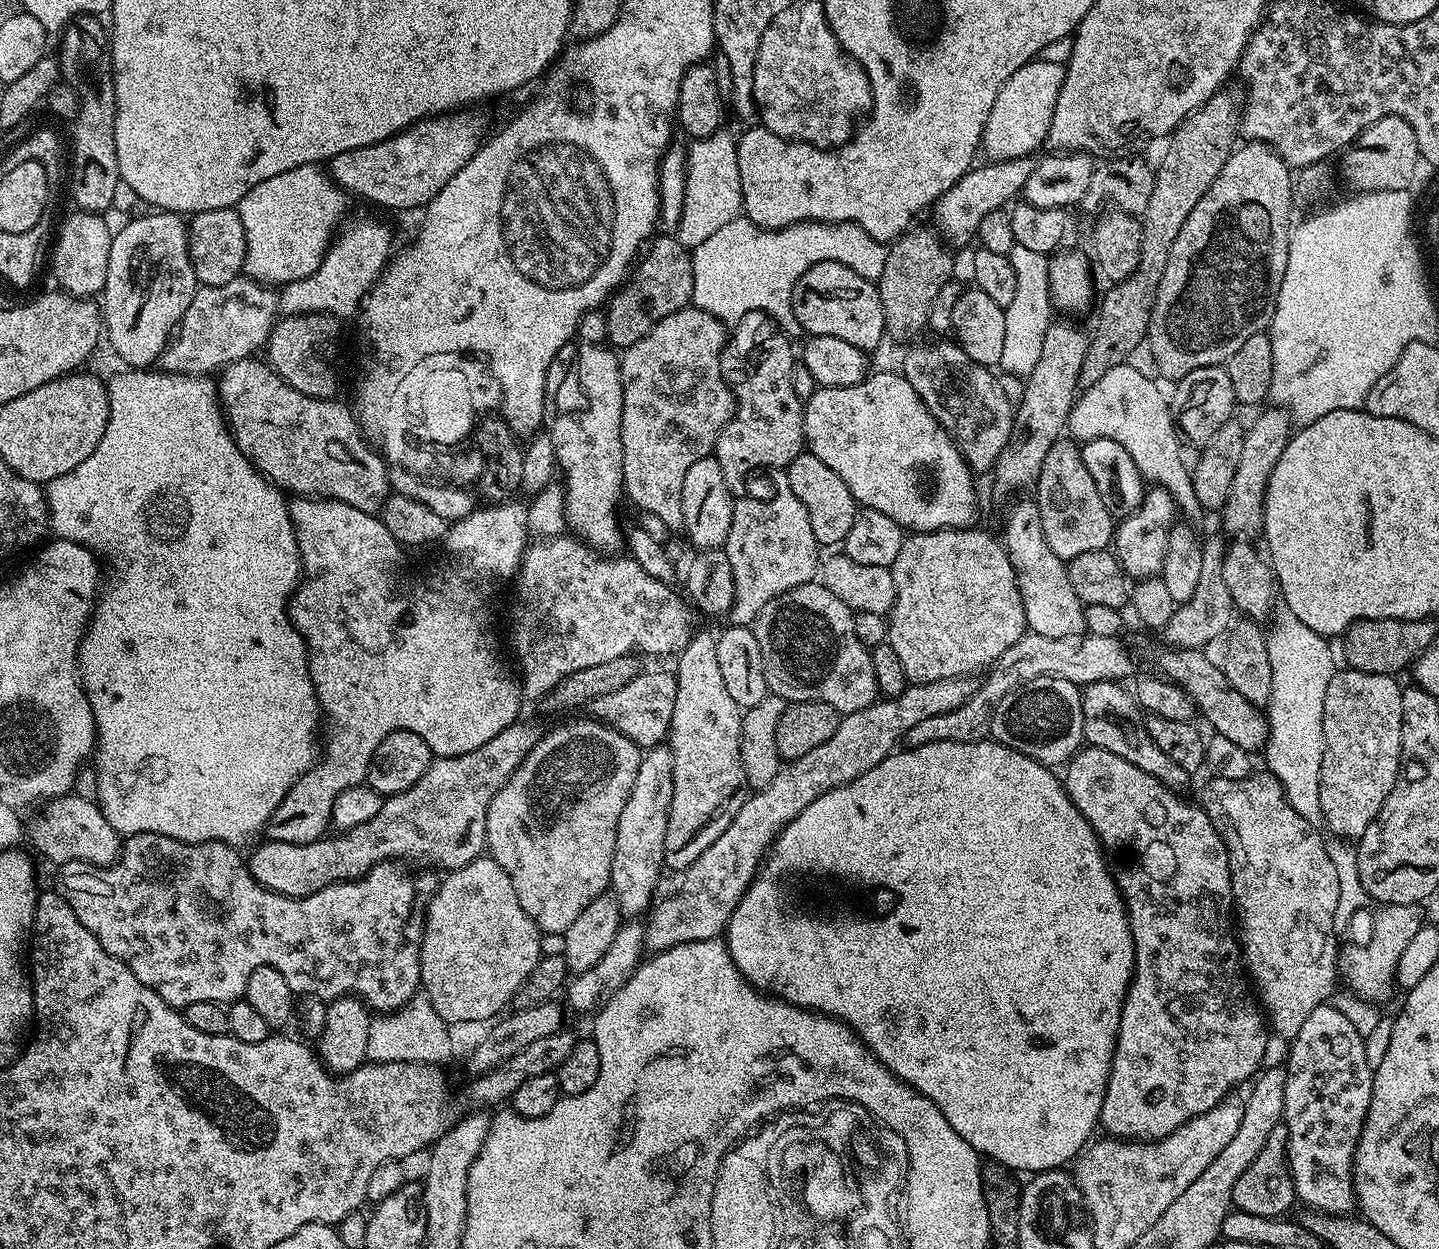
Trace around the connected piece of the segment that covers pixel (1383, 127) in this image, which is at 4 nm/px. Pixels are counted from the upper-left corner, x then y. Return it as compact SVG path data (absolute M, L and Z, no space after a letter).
M1397 116L1378 118L1378 122L1370 125L1351 146L1344 149L1339 160L1345 178L1356 187L1353 189L1357 193L1382 190L1403 192L1416 172L1416 164L1421 163L1418 142L1414 138L1414 130L1410 130L1410 122Z

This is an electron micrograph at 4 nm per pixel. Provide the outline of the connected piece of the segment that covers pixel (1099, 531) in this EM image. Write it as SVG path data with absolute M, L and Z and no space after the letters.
M1061 438L1054 446L1050 446L1034 485L1034 499L1042 518L1042 534L1046 538L1046 546L1050 546L1050 550L1054 550L1054 554L1058 554L1058 558L1065 562L1078 558L1078 554L1090 554L1090 550L1105 551L1111 545L1114 535L1113 514L1106 510L1102 494L1098 494L1098 488L1094 486L1094 480L1082 462L1080 448L1071 439L1067 439Z

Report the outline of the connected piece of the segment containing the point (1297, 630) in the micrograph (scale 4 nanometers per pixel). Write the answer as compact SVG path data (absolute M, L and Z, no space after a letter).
M1283 606L1277 607L1271 613L1270 624L1273 628L1267 629L1268 653L1270 654L1270 670L1272 671L1272 689L1270 690L1270 698L1266 705L1266 715L1268 718L1268 742L1266 745L1266 753L1268 752L1267 771L1278 778L1278 782L1284 788L1286 798L1290 802L1290 806L1294 806L1294 810L1298 810L1298 814L1302 814L1302 818L1316 822L1321 819L1320 814L1320 775L1322 774L1322 754L1324 753L1324 735L1322 734L1322 706L1326 702L1326 686L1330 686L1330 678L1337 671L1338 665L1332 661L1332 648L1325 637L1314 634L1314 630L1310 630L1308 626L1298 622L1298 618L1294 618L1294 614Z

